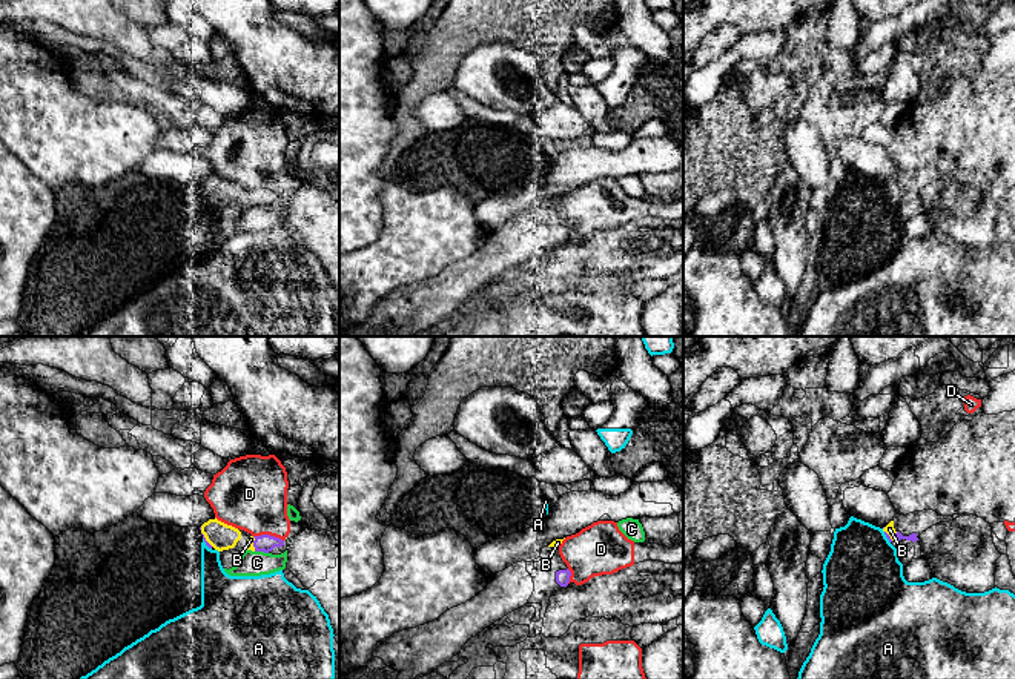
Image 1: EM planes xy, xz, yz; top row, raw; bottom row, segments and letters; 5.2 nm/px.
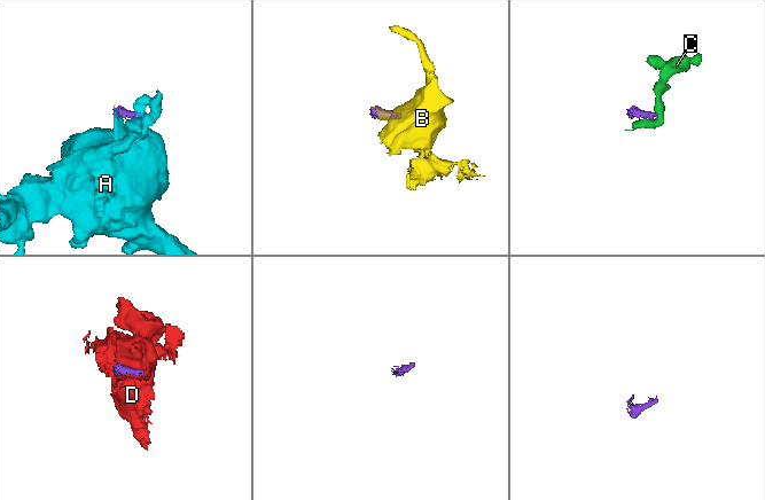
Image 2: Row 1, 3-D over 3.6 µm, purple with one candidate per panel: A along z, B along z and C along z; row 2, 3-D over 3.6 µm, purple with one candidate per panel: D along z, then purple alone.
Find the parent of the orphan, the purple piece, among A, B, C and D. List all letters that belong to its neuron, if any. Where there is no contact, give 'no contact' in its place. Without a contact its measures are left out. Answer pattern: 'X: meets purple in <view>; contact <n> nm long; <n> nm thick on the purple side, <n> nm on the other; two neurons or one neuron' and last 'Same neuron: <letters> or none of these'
A: meets purple in xy; contact 80 nm long; 20 nm thick on the purple side, 190 nm on the other; two neurons
B: meets purple in yz; contact 100 nm long; 20 nm thick on the purple side, 50 nm on the other; one neuron
C: meets purple in xy; contact 70 nm long; 90 nm thick on the purple side, 130 nm on the other; two neurons
D: meets purple in xy; contact 160 nm long; 90 nm thick on the purple side, 380 nm on the other; two neurons
Same neuron: B

